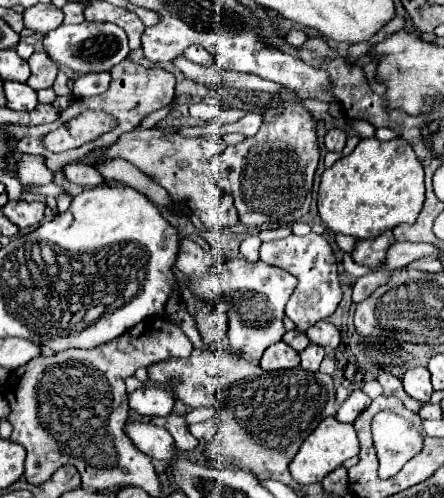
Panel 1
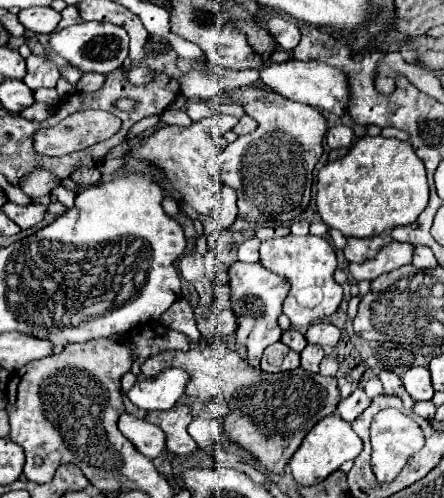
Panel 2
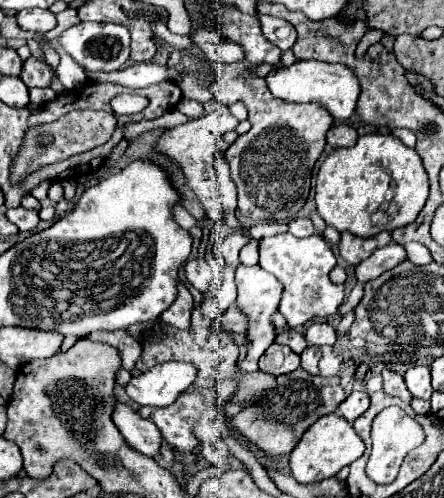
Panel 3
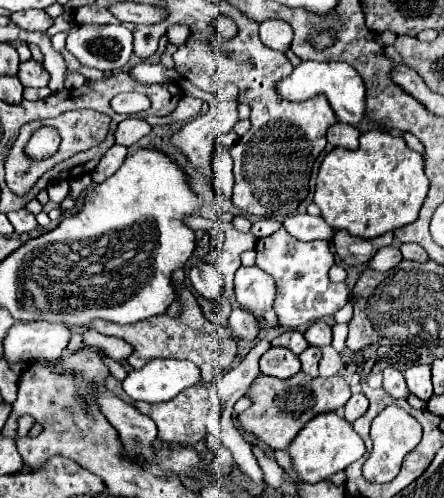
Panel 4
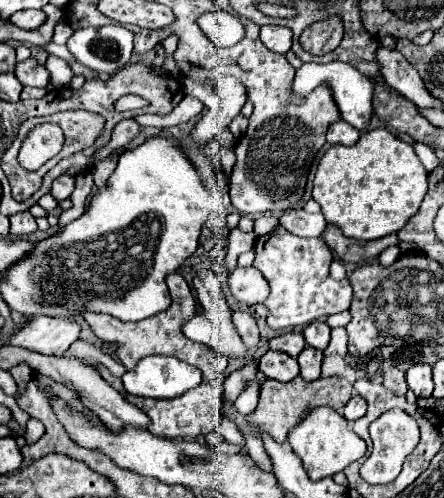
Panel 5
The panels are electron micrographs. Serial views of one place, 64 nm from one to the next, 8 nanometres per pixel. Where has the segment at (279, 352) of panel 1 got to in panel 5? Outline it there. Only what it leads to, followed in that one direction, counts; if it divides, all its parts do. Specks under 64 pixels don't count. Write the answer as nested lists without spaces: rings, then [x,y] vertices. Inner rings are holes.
[[[268,350],[262,358],[260,358],[260,372],[266,376],[266,378],[274,378],[278,382],[290,382],[292,378],[298,376],[298,360],[284,354],[284,352],[274,352],[274,350]]]

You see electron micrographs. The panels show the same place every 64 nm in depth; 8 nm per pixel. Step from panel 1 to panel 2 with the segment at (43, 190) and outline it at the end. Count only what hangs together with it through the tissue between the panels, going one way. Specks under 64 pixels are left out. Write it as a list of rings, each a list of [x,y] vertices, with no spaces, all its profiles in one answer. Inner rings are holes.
[[[61,185],[56,186],[50,192],[50,195],[56,195],[57,201],[61,202],[66,206],[66,210],[70,210],[74,207],[74,200],[76,194],[62,187]]]

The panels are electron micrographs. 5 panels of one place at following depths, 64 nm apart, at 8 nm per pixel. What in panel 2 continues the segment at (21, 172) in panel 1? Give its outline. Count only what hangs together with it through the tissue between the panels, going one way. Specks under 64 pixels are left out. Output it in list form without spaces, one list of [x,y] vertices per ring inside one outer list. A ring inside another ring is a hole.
[[[34,168],[32,172],[22,176],[20,188],[28,194],[28,196],[44,196],[48,194],[54,186],[58,186],[60,180],[56,176],[52,176],[48,170],[42,168]]]

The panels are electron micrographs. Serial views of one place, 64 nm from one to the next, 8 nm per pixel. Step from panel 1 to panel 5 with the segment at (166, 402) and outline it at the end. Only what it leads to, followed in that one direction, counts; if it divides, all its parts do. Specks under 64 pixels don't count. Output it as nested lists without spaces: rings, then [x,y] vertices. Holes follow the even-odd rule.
[[[148,356],[140,364],[122,376],[128,394],[142,398],[176,398],[188,388],[202,382],[202,372],[196,366],[184,364],[178,358]]]

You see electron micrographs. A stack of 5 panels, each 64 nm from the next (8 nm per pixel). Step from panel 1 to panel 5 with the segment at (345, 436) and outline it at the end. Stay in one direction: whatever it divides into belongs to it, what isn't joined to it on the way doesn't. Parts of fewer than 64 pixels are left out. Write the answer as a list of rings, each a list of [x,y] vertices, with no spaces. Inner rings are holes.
[[[316,408],[316,412],[310,412],[306,420],[302,420],[288,434],[288,442],[294,454],[302,460],[302,466],[310,480],[322,480],[326,476],[342,472],[348,464],[366,454],[366,442],[348,426],[346,418],[332,408]]]

